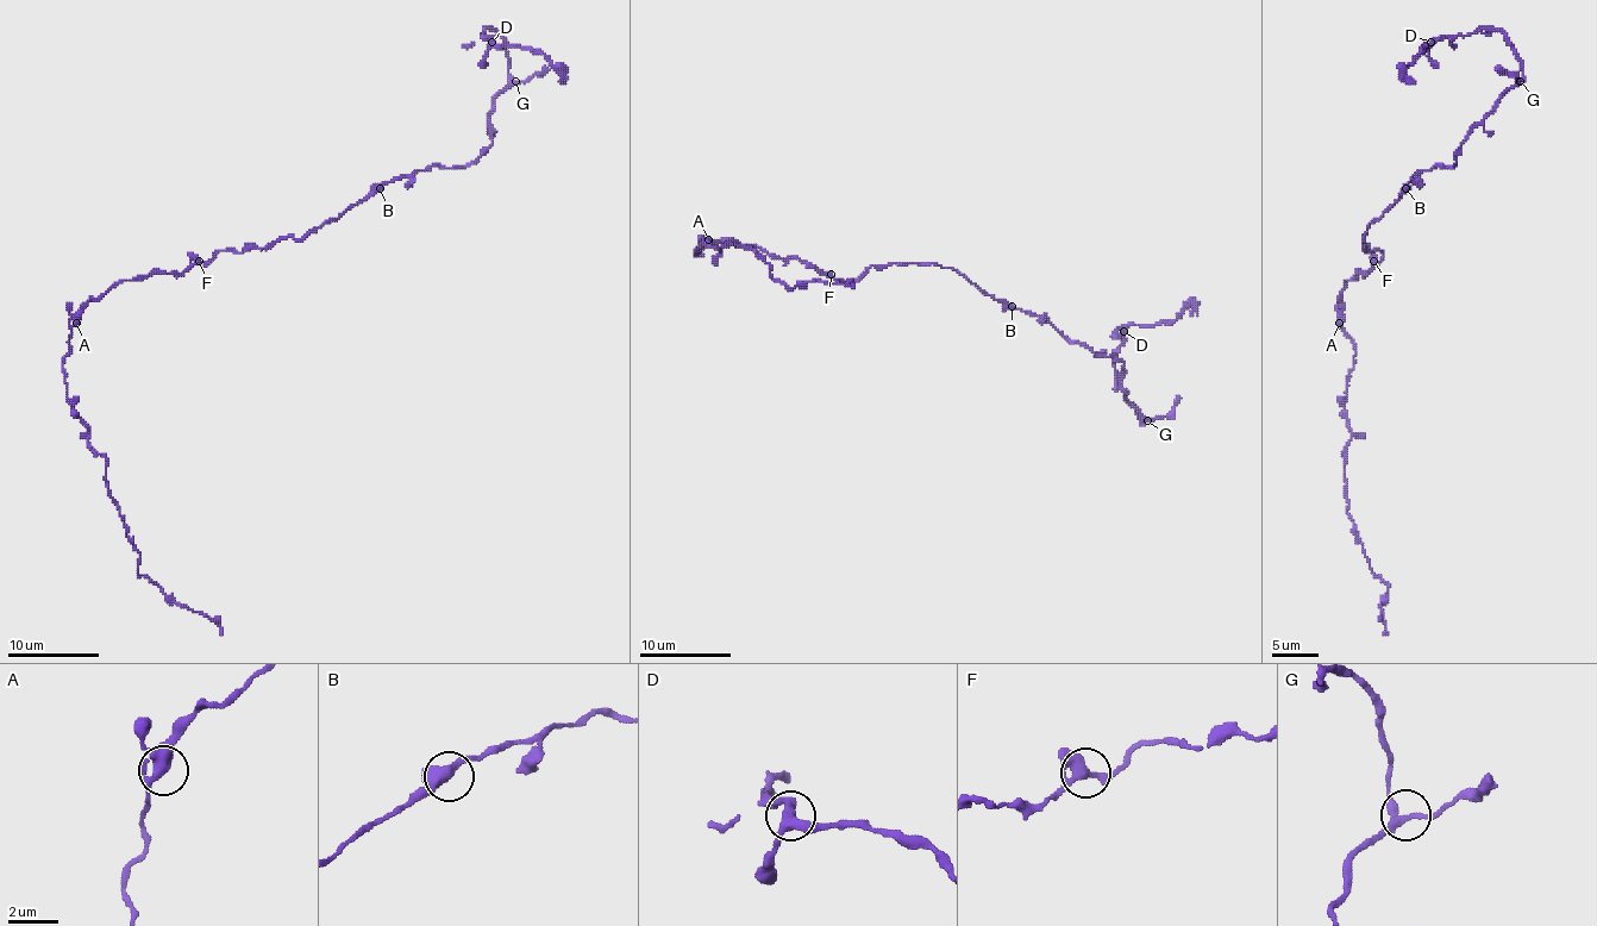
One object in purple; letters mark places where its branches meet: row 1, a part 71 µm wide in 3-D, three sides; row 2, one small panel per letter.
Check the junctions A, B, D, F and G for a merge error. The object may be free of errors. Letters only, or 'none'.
none

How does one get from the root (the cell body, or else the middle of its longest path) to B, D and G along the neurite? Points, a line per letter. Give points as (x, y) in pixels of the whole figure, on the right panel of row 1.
B: (1365, 248), (1363, 237), (1367, 227), (1406, 188)
D: (1365, 248), (1367, 227), (1422, 170), (1452, 168), (1465, 136), (1522, 76), (1500, 31), (1430, 42)
G: (1365, 248), (1363, 237), (1367, 227), (1422, 170), (1435, 166), (1452, 168), (1457, 150), (1465, 136), (1520, 81)

